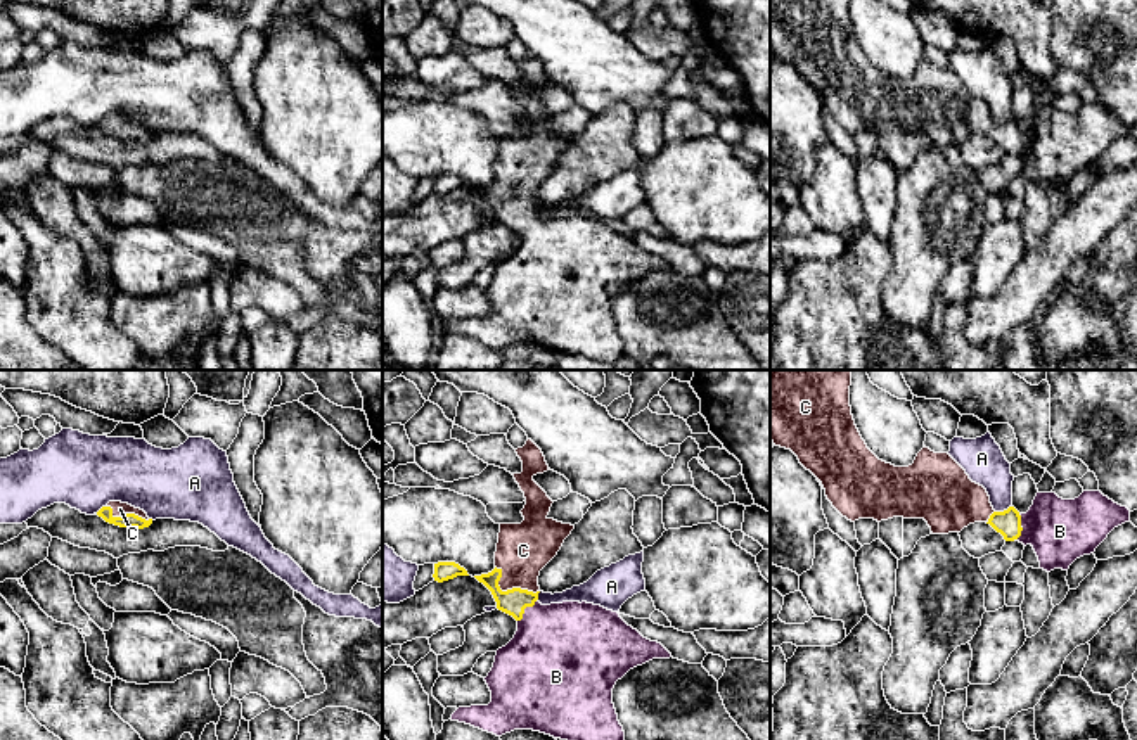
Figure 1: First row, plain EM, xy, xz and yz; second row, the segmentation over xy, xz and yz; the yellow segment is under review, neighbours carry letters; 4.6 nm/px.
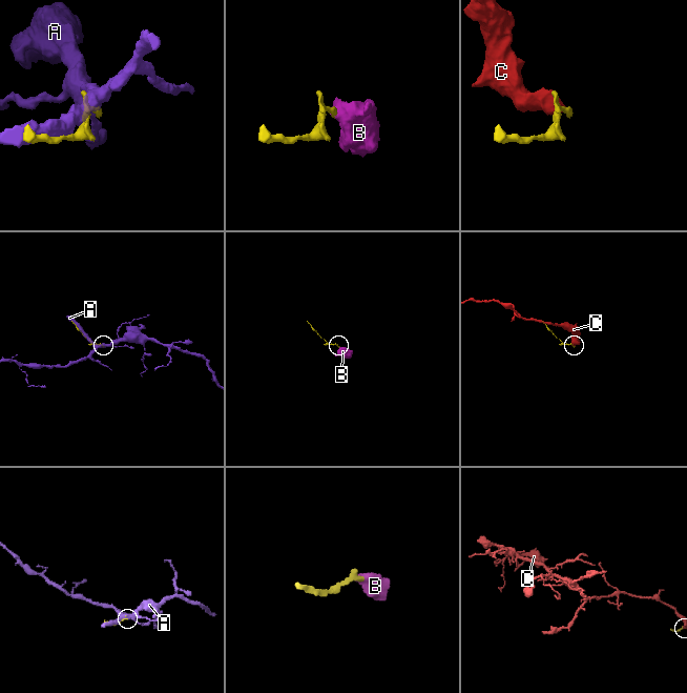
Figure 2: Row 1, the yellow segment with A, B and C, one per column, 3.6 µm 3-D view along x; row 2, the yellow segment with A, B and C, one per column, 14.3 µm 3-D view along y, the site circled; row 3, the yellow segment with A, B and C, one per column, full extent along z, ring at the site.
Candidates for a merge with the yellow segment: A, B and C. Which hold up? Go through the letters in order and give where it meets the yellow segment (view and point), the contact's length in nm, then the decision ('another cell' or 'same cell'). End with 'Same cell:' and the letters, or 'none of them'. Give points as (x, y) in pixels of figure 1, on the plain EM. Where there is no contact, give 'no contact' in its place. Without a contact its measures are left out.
A: contact yz (1004, 123); length 90 nm; another cell
B: contact xz (525, 220); length 140 nm; same cell
C: contact xz (509, 203); length 240 nm; same cell
Same cell: B, C

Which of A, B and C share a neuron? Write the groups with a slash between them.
A / B C

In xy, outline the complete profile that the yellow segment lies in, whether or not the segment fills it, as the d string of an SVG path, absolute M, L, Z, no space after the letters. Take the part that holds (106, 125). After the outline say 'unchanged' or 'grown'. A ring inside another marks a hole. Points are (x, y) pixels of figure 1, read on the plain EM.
M109 114L97 128L119 140L144 142L152 137L152 131L149 131L144 123L121 114Z | grown

